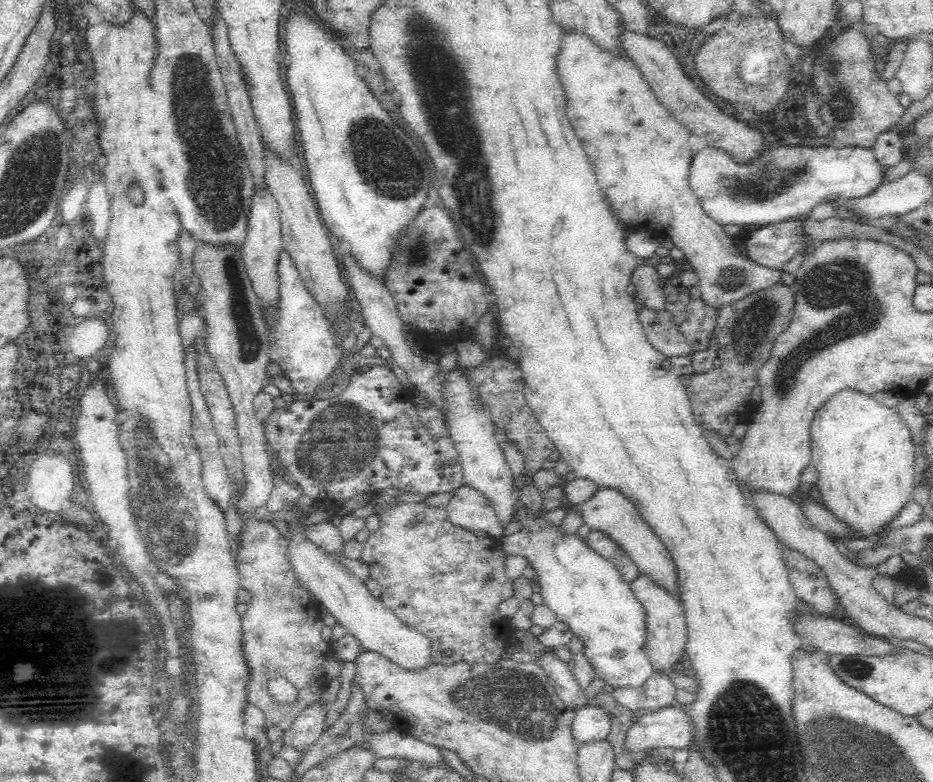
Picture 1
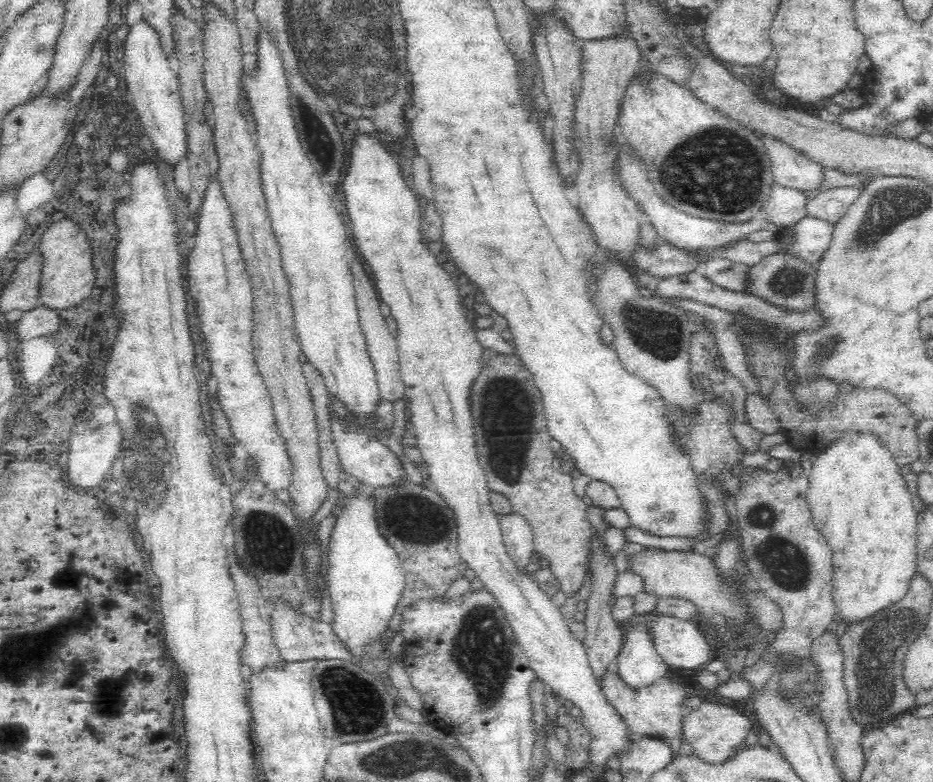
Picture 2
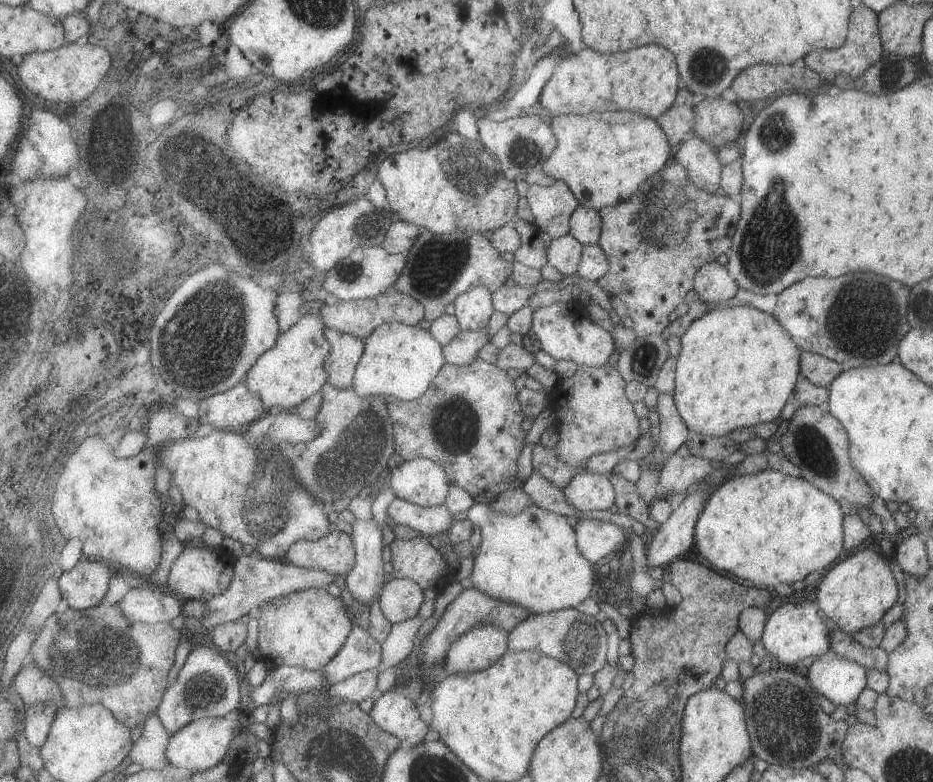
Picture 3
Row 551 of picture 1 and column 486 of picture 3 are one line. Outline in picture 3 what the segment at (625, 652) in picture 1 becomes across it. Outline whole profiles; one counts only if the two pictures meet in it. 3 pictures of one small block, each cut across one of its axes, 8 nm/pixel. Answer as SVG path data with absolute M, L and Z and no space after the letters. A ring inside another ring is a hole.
M489 503L475 504L467 514L483 536L471 576L474 587L492 598L518 603L533 614L569 609L589 598L593 568L581 553L575 525L567 516L534 503L517 515L495 511Z

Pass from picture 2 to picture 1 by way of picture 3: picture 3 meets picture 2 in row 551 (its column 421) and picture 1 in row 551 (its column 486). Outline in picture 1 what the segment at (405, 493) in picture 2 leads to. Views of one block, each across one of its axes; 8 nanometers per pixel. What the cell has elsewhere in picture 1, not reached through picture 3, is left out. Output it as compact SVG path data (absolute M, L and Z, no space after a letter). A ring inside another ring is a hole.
M394 500L388 508L378 512L380 526L370 532L363 542L360 562L369 568L370 578L382 588L380 600L400 622L423 634L430 641L432 663L498 662L506 652L508 636L498 632L502 616L498 605L515 595L513 583L507 578L507 557L496 538L480 538L471 528L457 526L447 517L442 506L430 507L426 502L400 502Z

